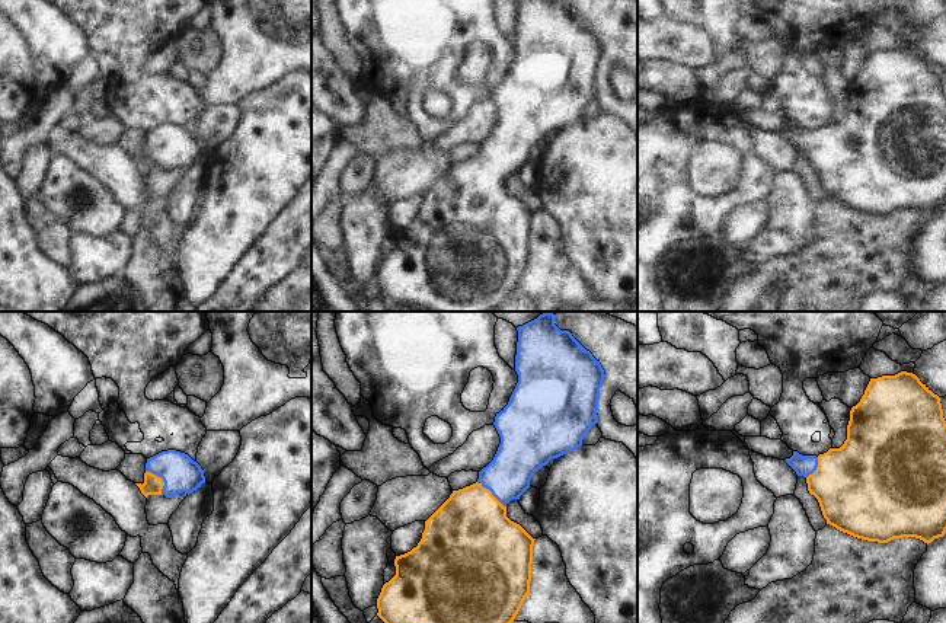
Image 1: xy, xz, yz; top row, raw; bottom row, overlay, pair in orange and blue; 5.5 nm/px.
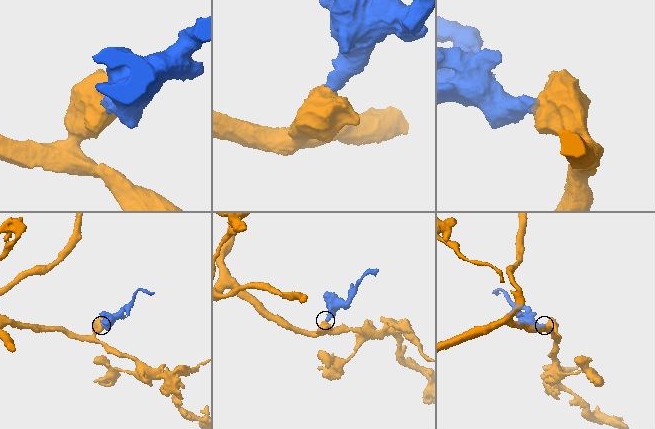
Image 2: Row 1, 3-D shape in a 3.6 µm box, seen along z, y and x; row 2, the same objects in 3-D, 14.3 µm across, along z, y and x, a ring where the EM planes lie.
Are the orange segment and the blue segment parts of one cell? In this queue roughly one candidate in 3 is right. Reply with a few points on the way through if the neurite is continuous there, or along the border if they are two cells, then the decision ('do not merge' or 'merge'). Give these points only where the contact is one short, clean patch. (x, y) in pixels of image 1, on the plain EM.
runs through xy (153, 159), (162, 153), (171, 146), (179, 146); merge

